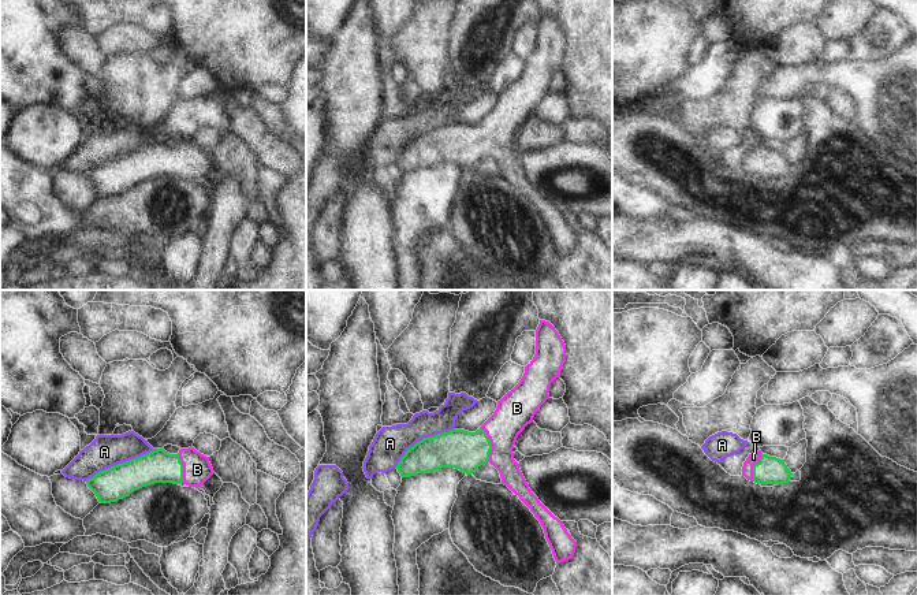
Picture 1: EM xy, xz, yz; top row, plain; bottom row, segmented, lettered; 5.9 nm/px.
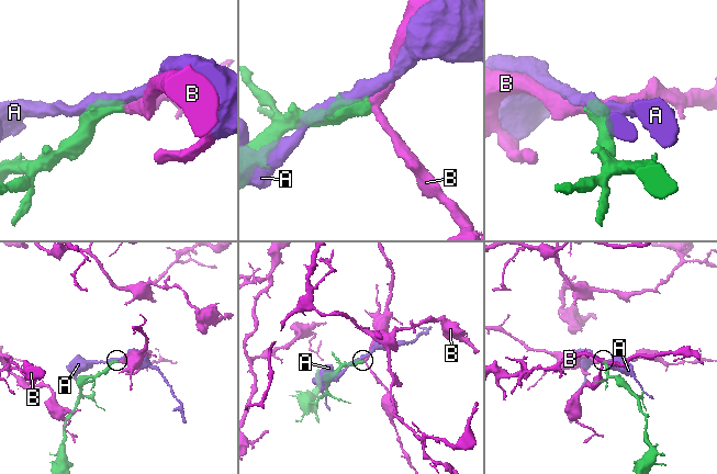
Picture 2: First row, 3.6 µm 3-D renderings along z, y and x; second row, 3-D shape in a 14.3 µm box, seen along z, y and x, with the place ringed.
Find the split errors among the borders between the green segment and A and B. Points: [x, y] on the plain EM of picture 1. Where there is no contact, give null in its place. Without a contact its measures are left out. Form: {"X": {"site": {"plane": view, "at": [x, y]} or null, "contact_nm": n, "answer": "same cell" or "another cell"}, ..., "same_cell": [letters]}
{"A": {"site": {"plane": "xy", "at": [122, 156]}, "contact_nm": 460, "answer": "another cell"}, "B": {"site": {"plane": "xz", "at": [491, 138]}, "contact_nm": 220, "answer": "same cell"}, "same_cell": ["B"]}

